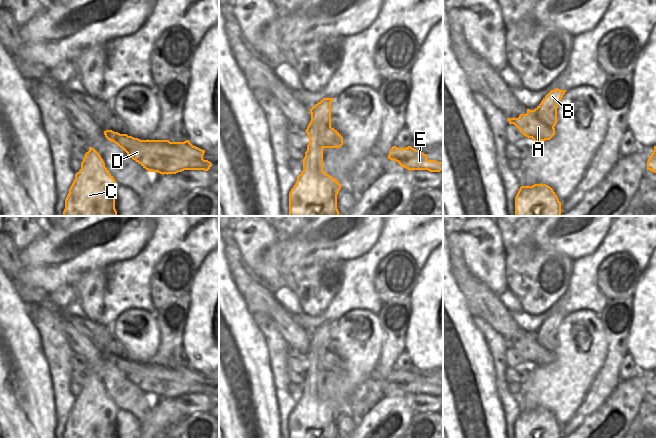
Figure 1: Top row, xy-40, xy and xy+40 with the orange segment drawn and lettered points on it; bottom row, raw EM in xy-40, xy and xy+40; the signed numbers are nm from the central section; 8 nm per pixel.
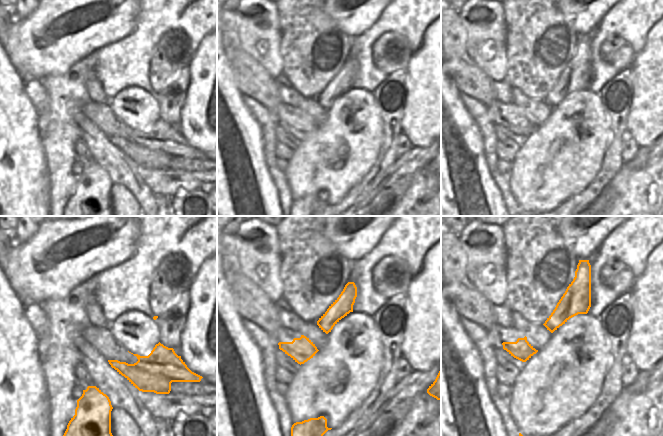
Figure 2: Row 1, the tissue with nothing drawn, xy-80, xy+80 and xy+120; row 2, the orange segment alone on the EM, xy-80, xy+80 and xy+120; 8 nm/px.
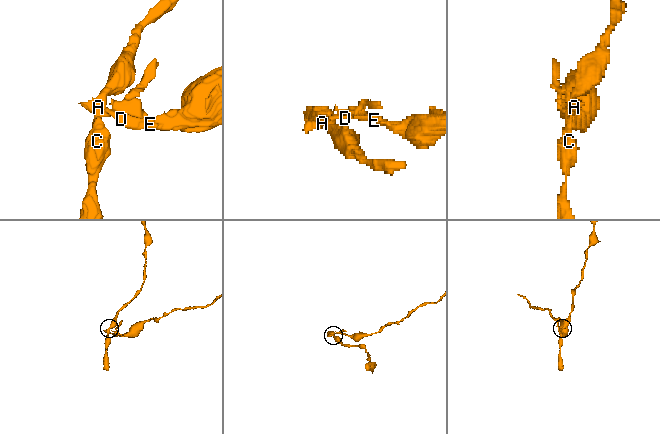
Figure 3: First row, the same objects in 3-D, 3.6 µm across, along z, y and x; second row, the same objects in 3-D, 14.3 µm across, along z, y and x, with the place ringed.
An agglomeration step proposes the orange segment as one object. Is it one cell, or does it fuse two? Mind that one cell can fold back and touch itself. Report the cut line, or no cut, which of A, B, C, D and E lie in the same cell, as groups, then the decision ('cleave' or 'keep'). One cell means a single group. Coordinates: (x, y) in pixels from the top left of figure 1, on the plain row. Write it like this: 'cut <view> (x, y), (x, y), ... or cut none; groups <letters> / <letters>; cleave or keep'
cut xy (330, 349), (317, 351), (321, 357), (317, 368), (322, 372); groups A B C / D E; cleave

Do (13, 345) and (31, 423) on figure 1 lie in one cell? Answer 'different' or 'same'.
same

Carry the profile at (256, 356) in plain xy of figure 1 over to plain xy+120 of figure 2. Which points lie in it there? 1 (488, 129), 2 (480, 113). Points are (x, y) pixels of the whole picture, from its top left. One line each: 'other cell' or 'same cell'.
1: other cell
2: other cell

